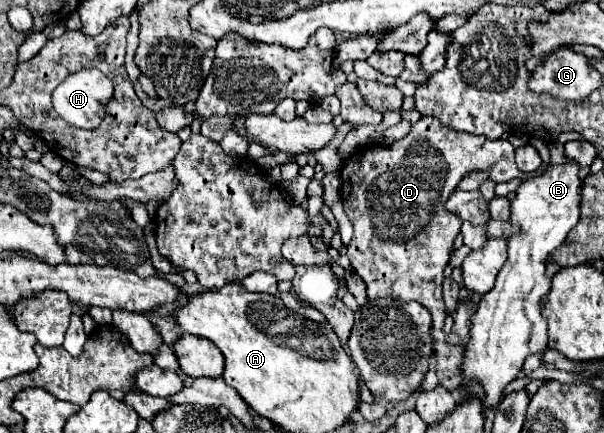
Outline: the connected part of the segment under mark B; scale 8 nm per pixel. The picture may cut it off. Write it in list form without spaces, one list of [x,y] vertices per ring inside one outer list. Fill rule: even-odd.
[[[570,158],[566,164],[550,164],[544,174],[526,178],[512,200],[510,222],[518,224],[522,232],[508,238],[508,260],[498,272],[494,288],[478,304],[464,354],[464,376],[476,378],[484,386],[488,406],[500,402],[502,390],[520,374],[530,354],[546,350],[546,318],[540,306],[542,296],[550,290],[550,280],[544,274],[546,258],[580,220],[582,180],[578,172],[580,164]]]

